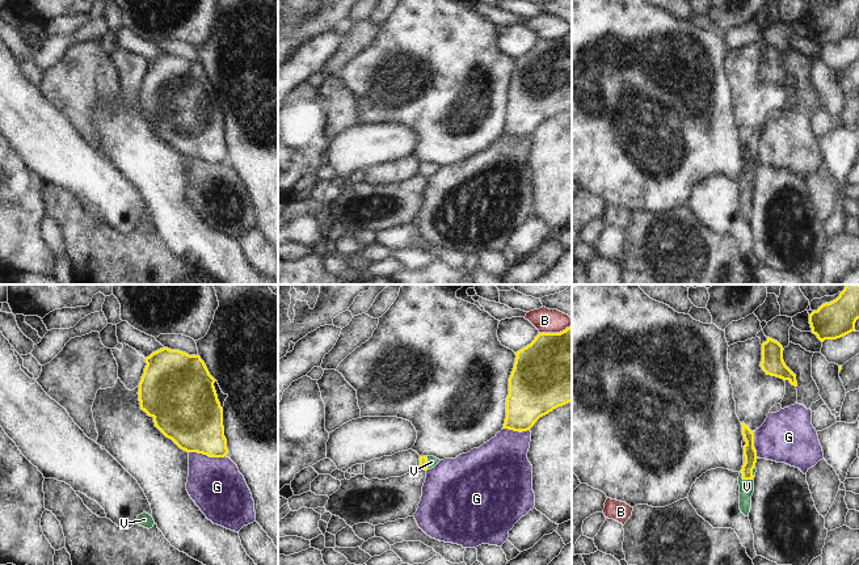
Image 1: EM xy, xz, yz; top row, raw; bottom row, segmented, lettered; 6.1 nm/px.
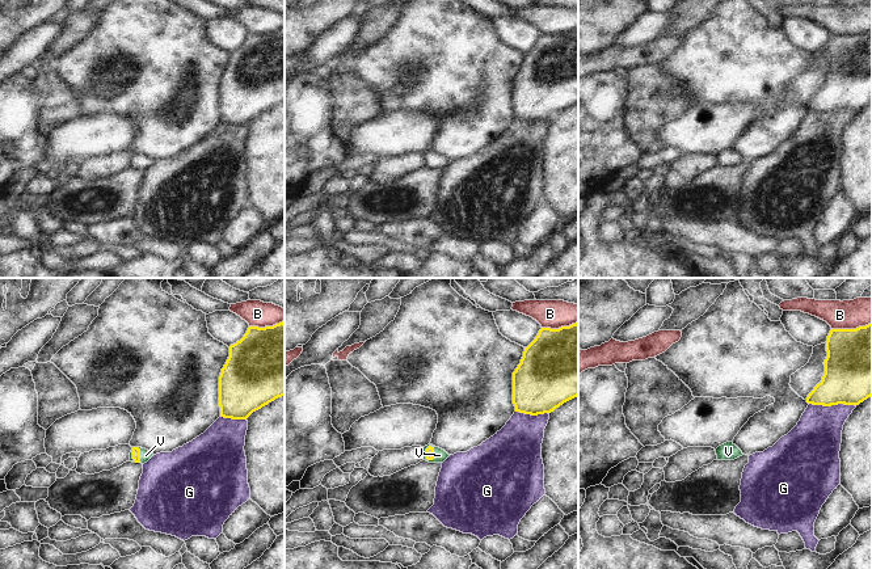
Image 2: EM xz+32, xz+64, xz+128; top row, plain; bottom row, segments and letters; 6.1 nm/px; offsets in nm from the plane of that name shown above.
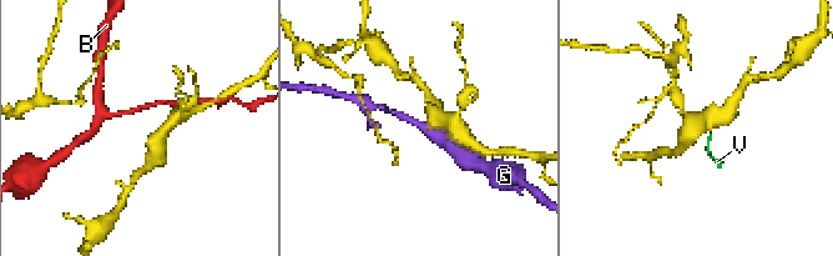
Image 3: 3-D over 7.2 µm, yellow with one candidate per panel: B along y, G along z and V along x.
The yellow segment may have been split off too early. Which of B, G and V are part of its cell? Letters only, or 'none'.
V

